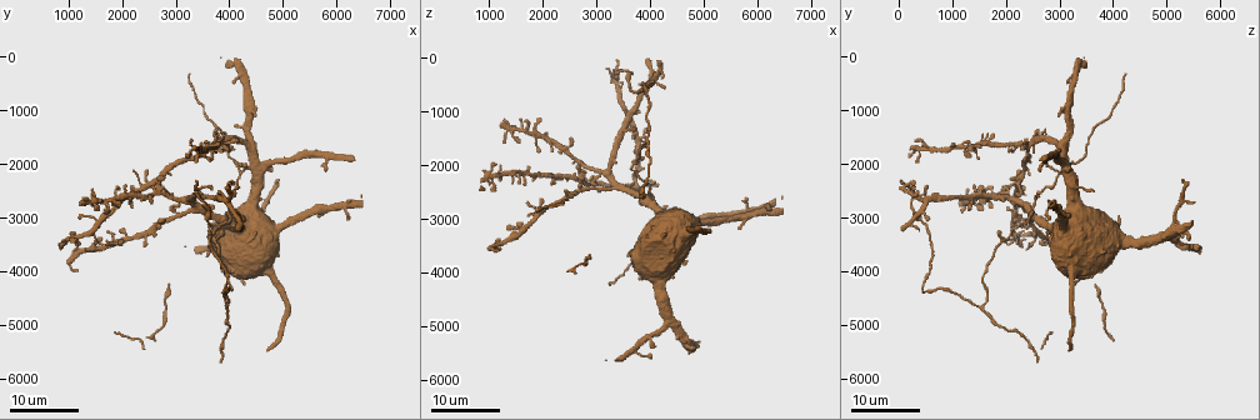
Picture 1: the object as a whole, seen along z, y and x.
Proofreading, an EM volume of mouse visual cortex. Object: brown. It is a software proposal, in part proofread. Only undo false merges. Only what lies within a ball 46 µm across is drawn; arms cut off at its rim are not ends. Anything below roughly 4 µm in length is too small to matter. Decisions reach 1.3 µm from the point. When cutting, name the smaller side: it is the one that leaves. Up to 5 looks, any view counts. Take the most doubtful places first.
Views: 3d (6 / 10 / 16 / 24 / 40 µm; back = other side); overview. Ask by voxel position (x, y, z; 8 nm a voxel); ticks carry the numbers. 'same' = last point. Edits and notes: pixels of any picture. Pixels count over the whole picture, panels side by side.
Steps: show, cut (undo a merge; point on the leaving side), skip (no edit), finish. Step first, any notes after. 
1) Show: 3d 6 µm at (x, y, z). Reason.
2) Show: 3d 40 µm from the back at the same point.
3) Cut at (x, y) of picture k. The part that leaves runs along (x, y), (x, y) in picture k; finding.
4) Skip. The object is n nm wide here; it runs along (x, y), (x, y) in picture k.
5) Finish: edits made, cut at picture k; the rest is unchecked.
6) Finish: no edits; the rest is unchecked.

Show: 3d 24 µm at (3900, 4700, 1500). Branch point.

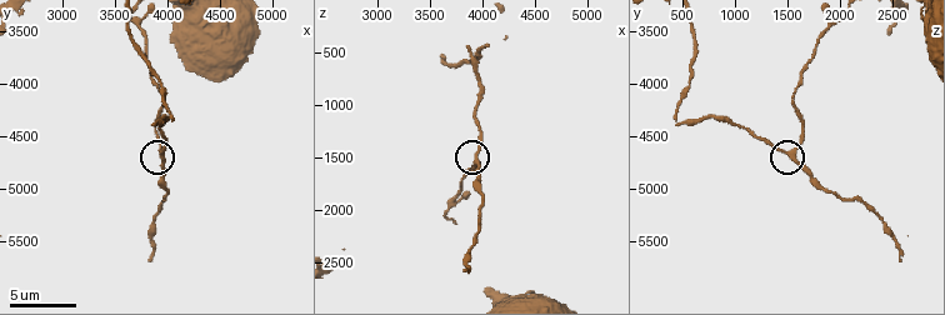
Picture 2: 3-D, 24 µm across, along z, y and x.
Show: 3d 10 µm at (3920, 4660, 1540).

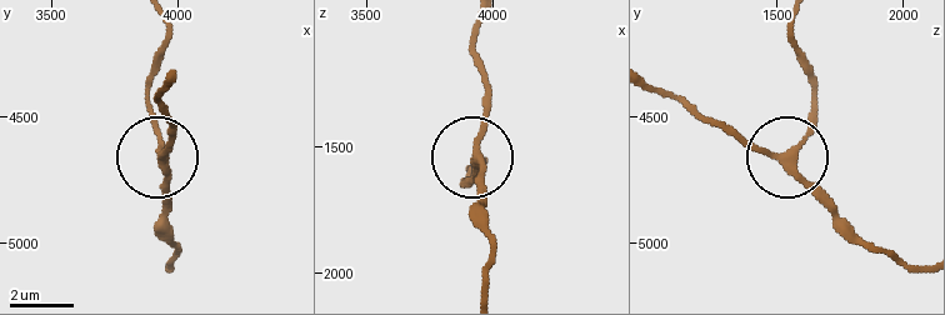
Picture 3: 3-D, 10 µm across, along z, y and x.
Show: 3d 6 µm at (3940, 4670, 1530).

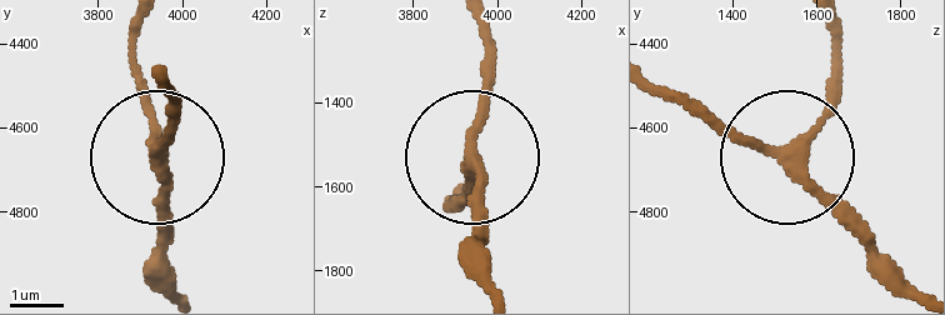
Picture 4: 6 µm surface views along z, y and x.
Skip. It runs along (135, 30), (135, 84), (163, 165), (163, 281) in picture 4; continuous, no second neuron.

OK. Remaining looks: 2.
Show: 3d 16 µm at (4200, 2200, 3050). Thick turns thin.

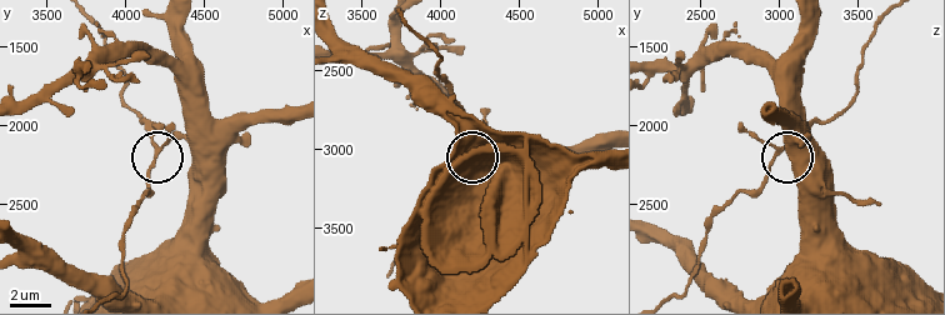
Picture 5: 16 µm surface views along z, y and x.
Show: 3d 10 µm at (4200, 2160, 3020).

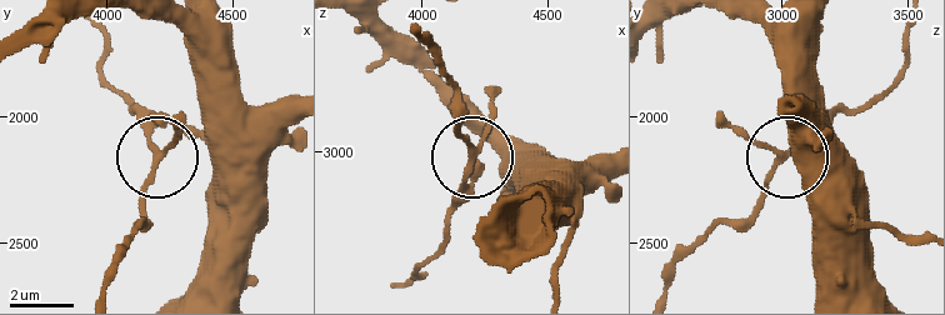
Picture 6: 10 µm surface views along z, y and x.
Skip. It runs along (418, 26), (455, 94), (458, 131), (471, 158), (453, 211) in picture 6; one neuron here.

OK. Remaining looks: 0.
Finish: no edits; the rest is unchecked.

